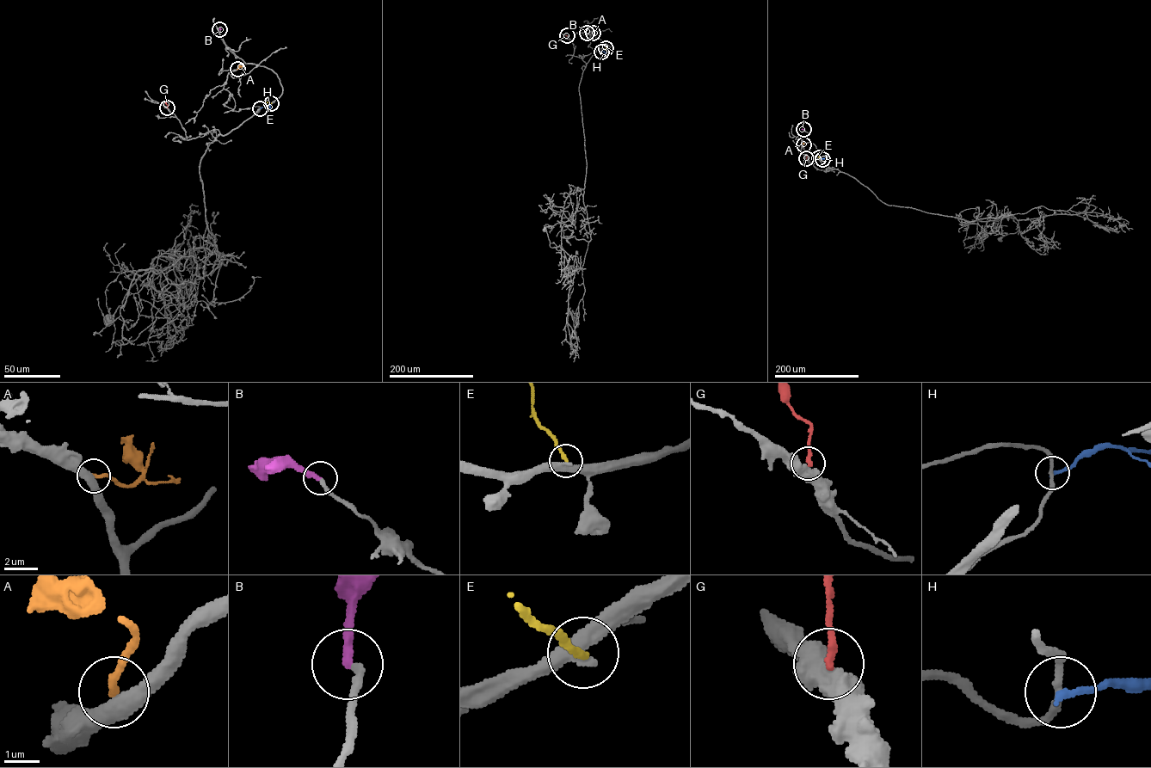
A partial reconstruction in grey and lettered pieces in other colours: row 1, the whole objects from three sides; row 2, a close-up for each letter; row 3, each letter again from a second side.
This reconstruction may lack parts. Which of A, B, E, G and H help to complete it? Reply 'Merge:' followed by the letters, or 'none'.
Merge: B

